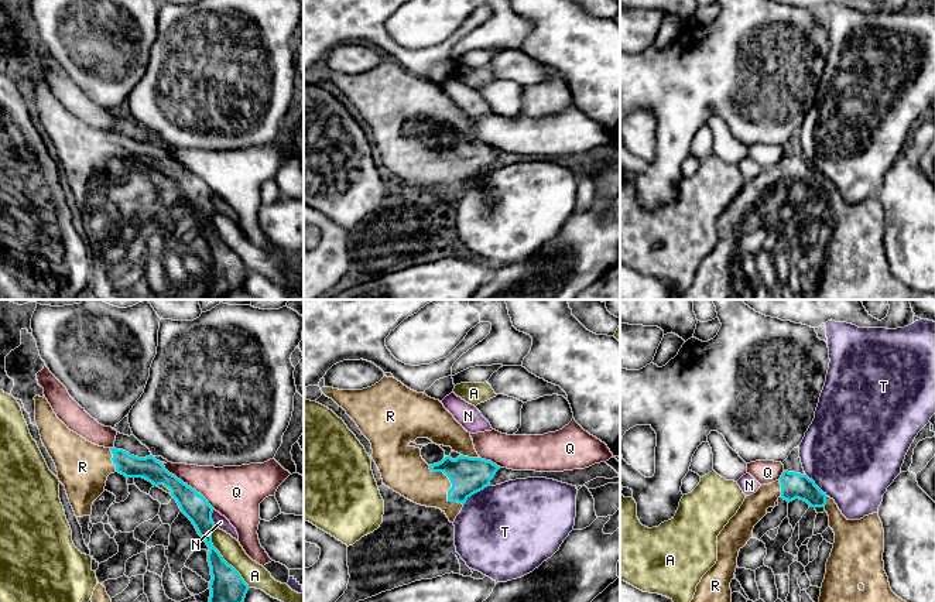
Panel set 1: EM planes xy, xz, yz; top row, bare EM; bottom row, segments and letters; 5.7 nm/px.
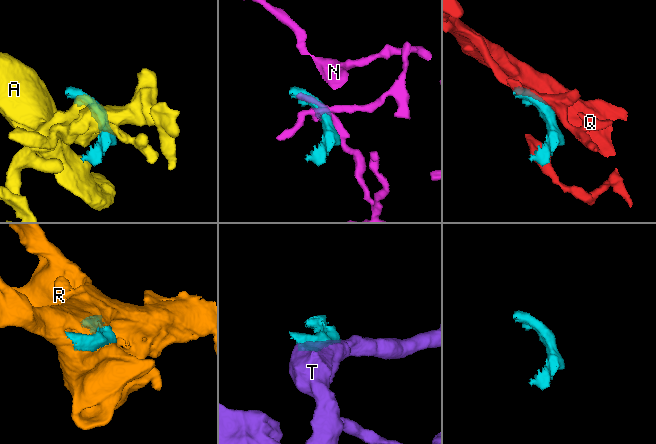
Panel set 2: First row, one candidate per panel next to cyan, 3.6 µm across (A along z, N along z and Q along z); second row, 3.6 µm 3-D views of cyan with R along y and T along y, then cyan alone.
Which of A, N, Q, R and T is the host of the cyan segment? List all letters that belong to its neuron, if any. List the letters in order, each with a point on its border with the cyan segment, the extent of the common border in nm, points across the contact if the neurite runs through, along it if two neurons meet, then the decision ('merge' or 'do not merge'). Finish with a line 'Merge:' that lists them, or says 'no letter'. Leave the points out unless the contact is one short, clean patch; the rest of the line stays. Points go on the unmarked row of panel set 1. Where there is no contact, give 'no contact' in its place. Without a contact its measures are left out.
A: xy (222, 240) | 400 nm | do not merge
N: xy (211, 201) | 110 nm | do not merge
Q: xy (185, 167) | 400 nm | do not merge
R: xz (452, 168) | 300 nm | merge
T: xz (475, 175) | 190 nm | do not merge
Merge: R

